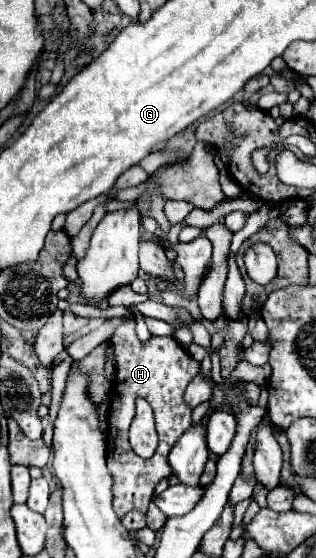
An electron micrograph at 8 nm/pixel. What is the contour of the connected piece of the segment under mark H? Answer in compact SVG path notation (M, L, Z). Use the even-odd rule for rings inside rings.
M125 318L113 336L115 342L115 356L117 356L117 374L111 384L111 408L109 408L109 436L107 436L107 468L111 470L113 478L113 508L119 518L123 518L131 510L147 512L147 506L153 498L153 490L161 478L171 474L167 464L167 454L173 444L183 436L183 432L191 426L189 422L189 406L183 402L183 392L187 384L197 376L199 362L195 362L179 342L169 336L153 336L147 342L139 342L135 334L135 320ZM135 398L145 398L155 414L157 420L157 434L159 446L155 454L145 460L137 456L128 439Z

